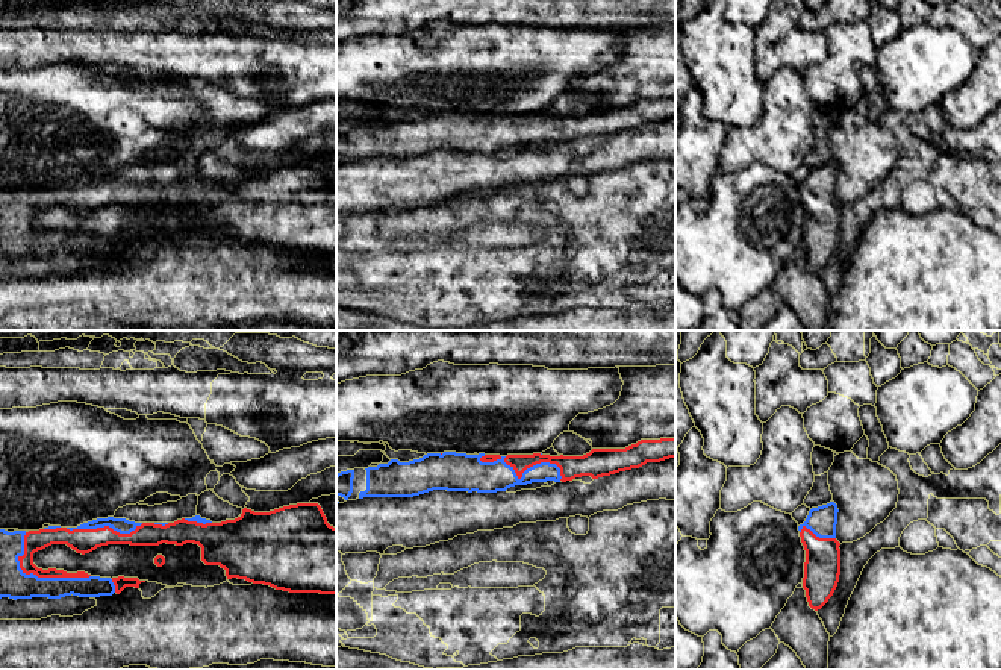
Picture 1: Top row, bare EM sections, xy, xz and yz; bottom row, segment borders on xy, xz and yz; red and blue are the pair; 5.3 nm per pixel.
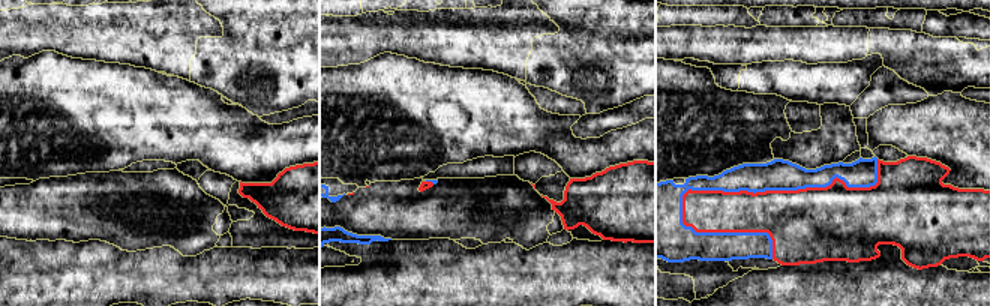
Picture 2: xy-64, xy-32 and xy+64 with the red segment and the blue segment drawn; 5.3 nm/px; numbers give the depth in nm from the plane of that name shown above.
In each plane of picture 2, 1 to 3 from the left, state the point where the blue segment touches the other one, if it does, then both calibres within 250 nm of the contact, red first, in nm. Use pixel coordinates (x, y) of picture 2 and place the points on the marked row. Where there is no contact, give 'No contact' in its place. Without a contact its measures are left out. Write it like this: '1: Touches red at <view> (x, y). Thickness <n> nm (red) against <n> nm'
1: No contact
2: Touches red at xy-32 (431, 182). Thickness 50 nm (red) against 20 nm
3: Touches red at xy+64 (777, 191). Thickness 400 nm (red) against 170 nm

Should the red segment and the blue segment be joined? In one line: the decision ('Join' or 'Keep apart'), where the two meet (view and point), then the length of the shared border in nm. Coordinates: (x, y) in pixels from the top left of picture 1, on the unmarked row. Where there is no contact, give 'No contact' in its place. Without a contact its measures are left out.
Join. Touches red at xz (523, 132). Shared border 460 nm

